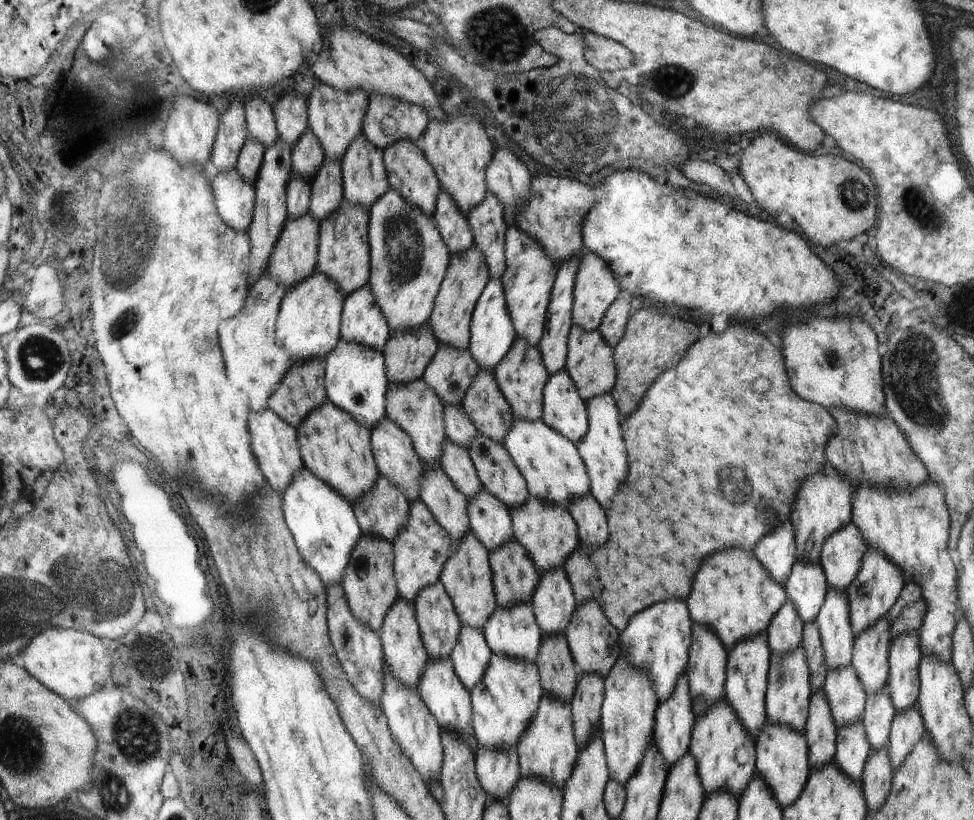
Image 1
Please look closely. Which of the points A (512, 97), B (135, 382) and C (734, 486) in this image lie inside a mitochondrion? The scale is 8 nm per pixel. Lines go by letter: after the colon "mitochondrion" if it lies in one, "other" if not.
A: other
B: other
C: mitochondrion

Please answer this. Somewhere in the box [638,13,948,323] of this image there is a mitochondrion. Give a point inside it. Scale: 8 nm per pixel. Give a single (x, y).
(673, 81)

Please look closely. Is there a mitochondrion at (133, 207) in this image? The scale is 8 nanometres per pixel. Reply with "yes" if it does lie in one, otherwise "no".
yes

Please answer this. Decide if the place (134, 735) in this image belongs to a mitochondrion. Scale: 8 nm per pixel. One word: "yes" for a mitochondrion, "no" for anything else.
yes

